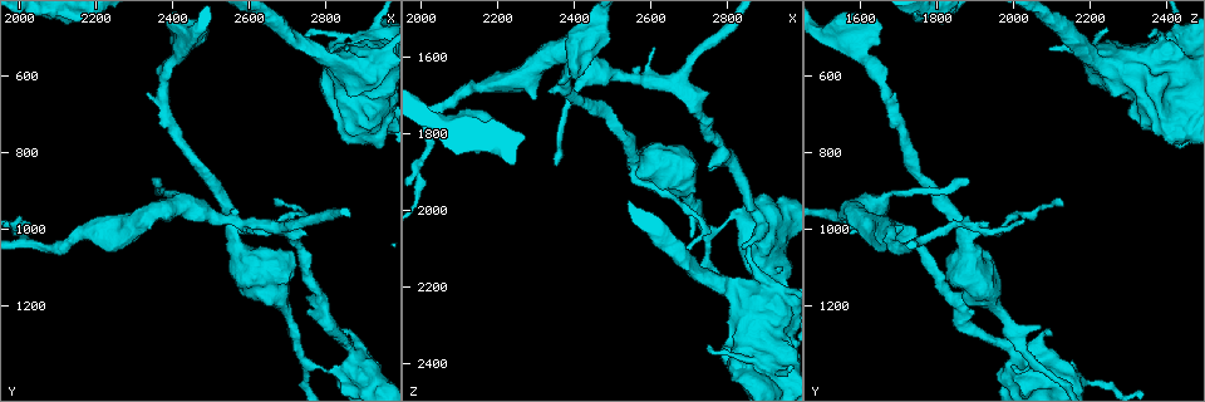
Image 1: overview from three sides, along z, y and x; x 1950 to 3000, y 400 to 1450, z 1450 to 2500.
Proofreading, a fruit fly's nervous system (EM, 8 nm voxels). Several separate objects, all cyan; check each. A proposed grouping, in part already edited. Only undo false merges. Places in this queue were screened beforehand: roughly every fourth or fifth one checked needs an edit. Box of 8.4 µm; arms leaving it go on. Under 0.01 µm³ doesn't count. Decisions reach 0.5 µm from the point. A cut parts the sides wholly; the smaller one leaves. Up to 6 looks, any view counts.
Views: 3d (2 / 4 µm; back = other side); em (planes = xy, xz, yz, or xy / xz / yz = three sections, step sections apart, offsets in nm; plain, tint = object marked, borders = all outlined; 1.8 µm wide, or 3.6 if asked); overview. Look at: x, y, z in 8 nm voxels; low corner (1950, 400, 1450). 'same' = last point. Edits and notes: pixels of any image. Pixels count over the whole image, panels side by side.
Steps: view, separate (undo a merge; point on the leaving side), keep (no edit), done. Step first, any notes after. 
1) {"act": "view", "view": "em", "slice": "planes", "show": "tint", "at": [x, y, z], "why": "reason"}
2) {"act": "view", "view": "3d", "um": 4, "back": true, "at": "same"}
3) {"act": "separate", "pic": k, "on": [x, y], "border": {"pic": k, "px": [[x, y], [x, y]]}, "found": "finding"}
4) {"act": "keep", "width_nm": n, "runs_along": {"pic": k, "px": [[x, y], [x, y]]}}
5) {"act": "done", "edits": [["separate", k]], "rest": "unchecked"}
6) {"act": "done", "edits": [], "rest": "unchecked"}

{"act": "view", "view": "3d", "um": 4, "at": [2850, 1375, 2015], "why": "branch point"}

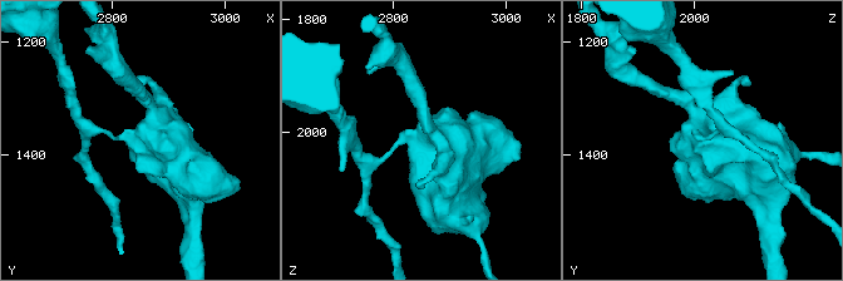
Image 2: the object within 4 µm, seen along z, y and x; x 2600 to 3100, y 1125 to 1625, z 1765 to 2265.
{"act": "view", "view": "em", "um": 3.6, "slice": "xz", "step": 4, "show": "tint", "at": [2845, 1370, 2010], "arms": 4}

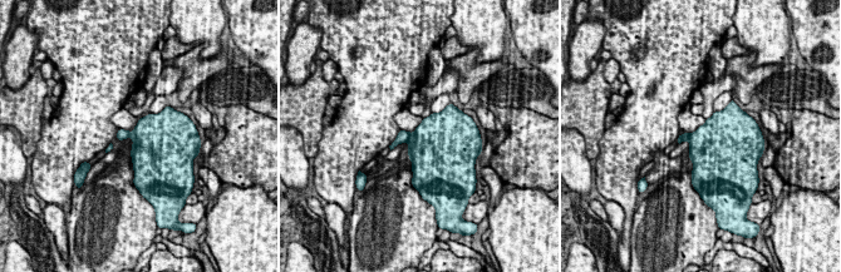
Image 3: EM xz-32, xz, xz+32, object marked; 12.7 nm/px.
{"act": "view", "view": "em", "um": 3.6, "slice": "planes", "show": "tint", "at": "same"}

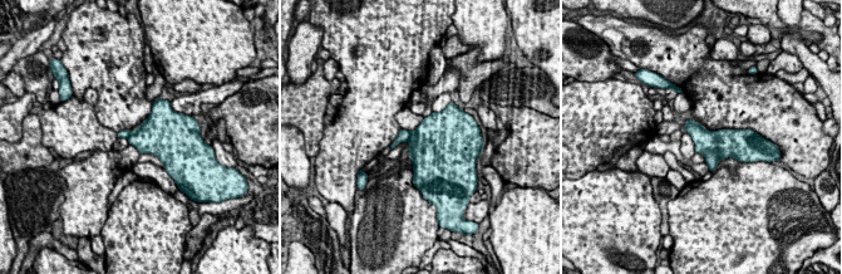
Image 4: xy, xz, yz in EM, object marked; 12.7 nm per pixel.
{"act": "separate", "pic": 4, "on": [404, 135], "found": "a second neuron is stuck on"}

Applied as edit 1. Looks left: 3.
{"act": "view", "view": "overview"}

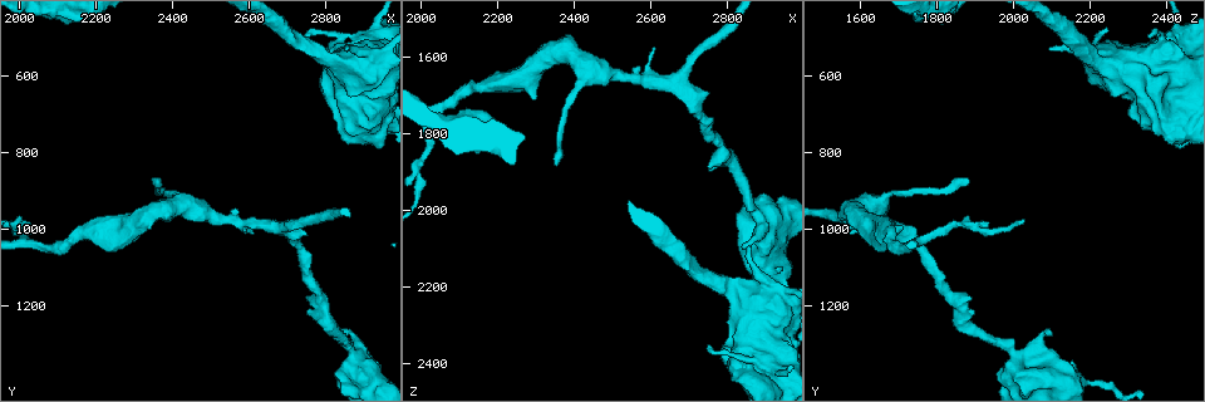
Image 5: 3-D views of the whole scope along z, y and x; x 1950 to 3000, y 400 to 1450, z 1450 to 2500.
{"act": "view", "view": "3d", "um": 4, "at": [2445, 950, 1630], "why": "three-way junction"}

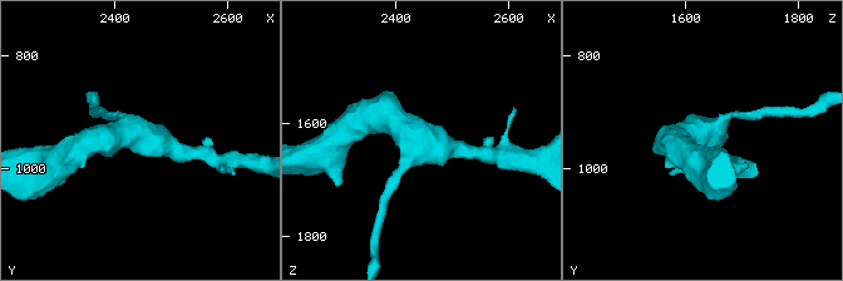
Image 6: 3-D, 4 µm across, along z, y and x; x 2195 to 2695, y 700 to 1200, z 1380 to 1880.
{"act": "view", "view": "em", "slice": "planes", "show": "tint", "at": [2445, 945, 1635], "arms": 3, "why": "need the tissue"}

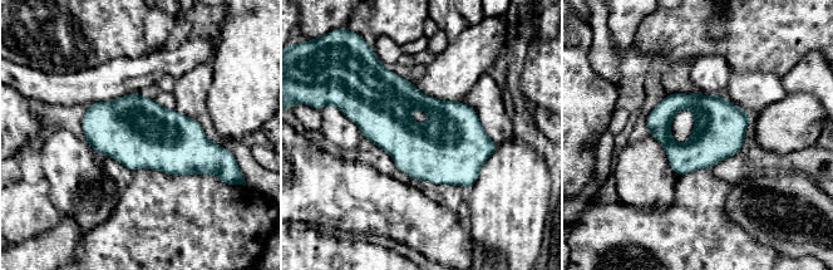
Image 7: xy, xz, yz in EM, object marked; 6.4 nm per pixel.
{"act": "keep", "found": "one neuron here"}

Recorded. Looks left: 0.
{"act": "done", "edits": [["separate", 4]], "rest": "unchecked"}

